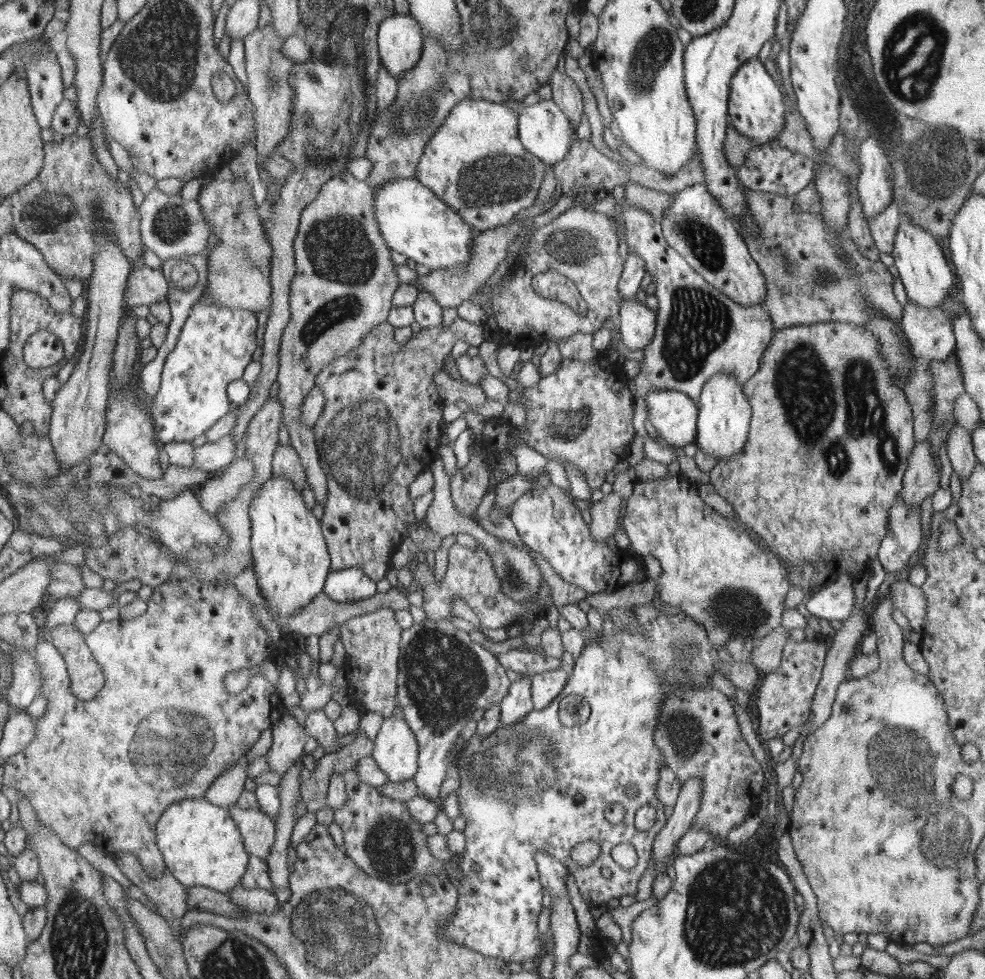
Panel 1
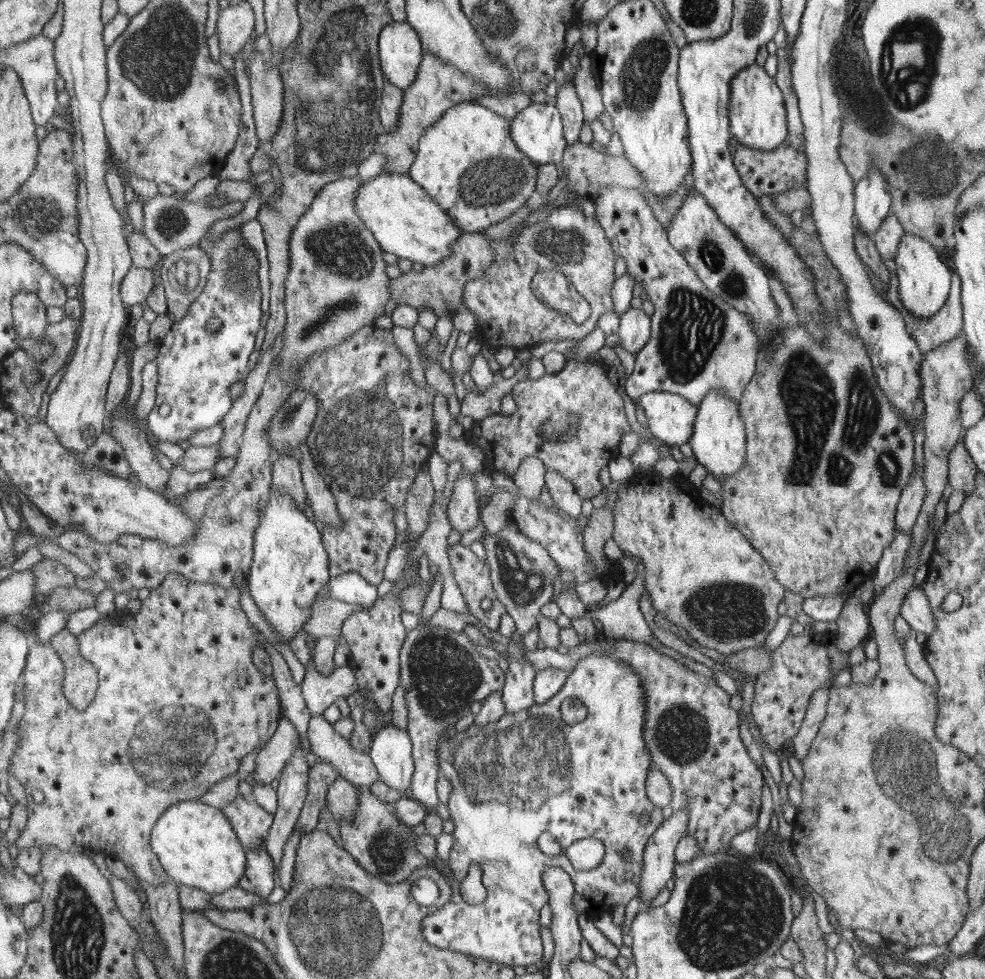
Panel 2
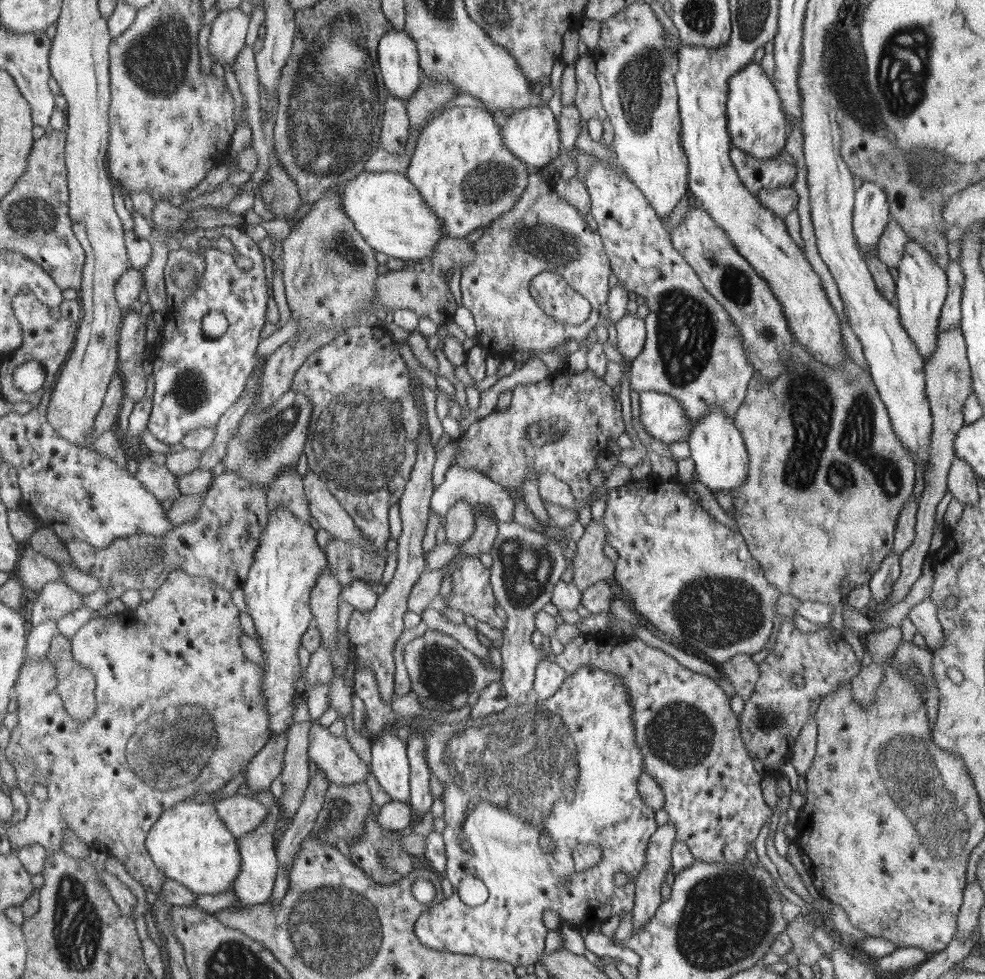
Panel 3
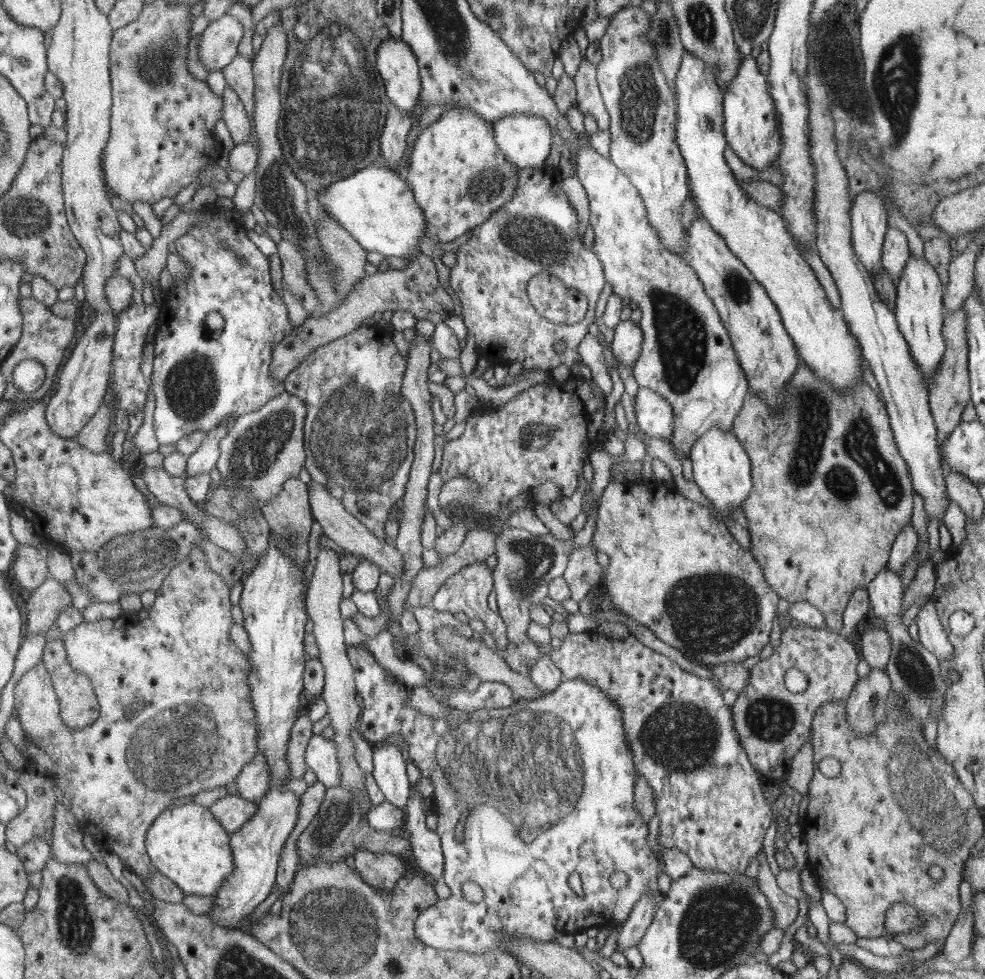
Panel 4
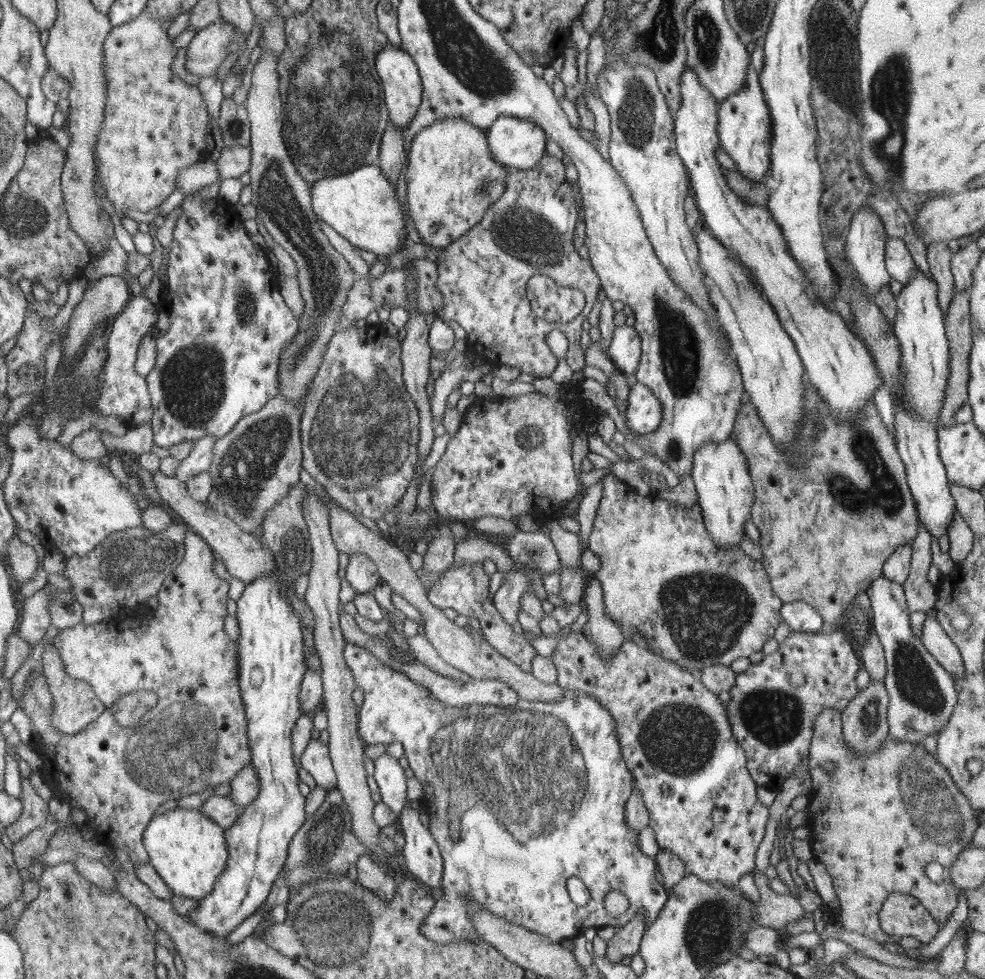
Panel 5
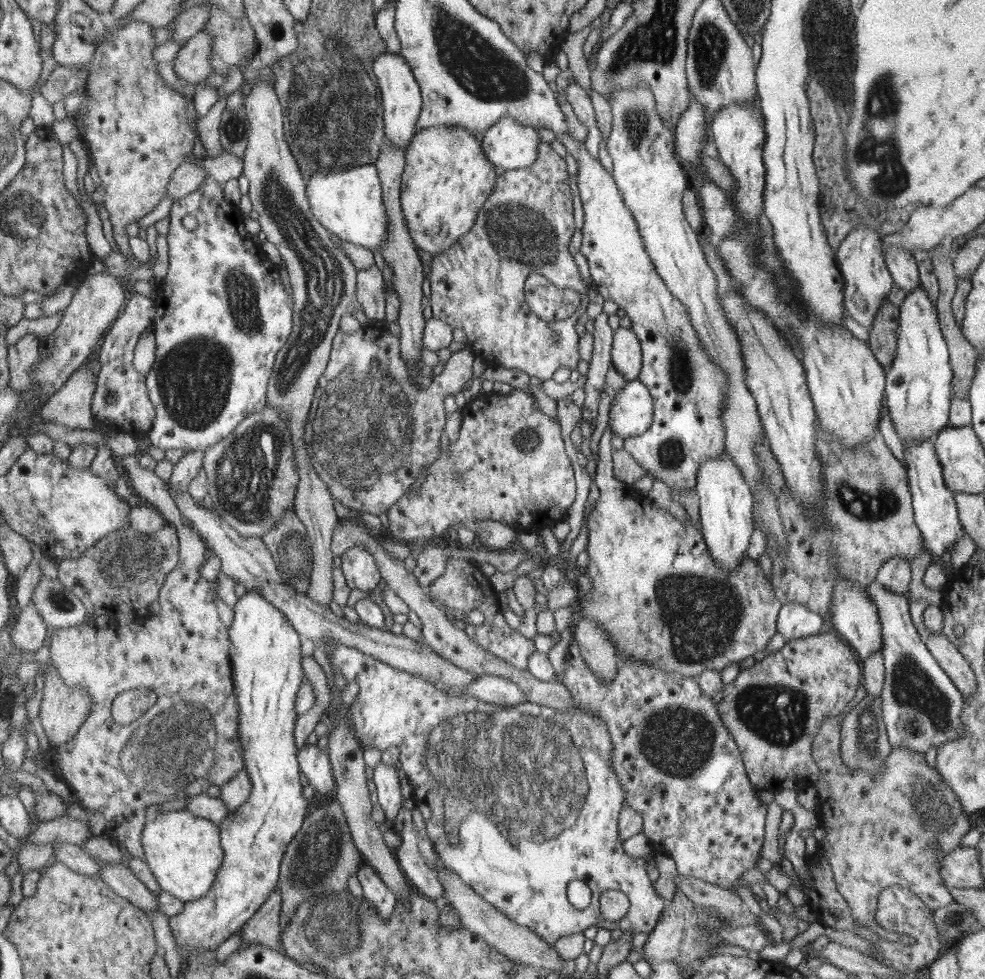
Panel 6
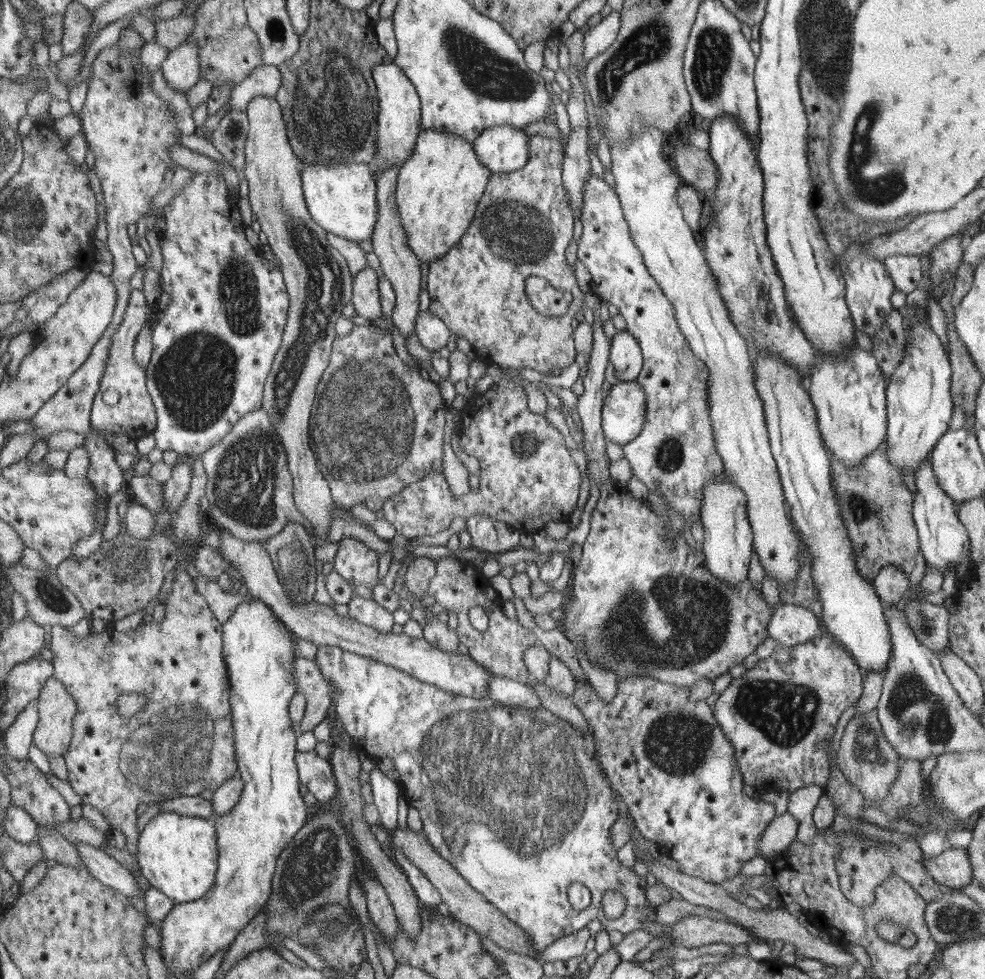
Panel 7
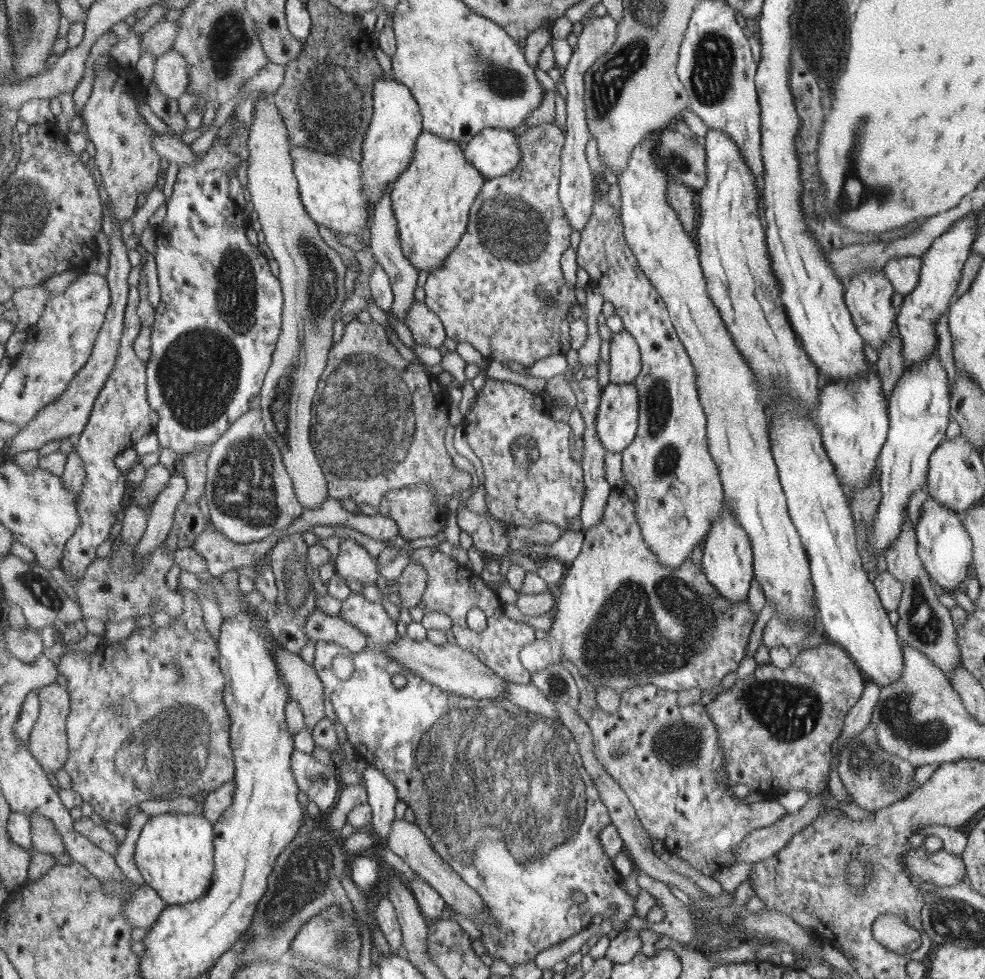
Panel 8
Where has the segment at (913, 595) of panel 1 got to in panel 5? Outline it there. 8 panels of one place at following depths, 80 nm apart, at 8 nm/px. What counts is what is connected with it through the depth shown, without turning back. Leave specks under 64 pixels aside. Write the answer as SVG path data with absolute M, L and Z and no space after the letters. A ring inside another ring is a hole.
M928 615L923 626L921 641L926 650L951 674L964 676L964 663L959 648L934 615Z

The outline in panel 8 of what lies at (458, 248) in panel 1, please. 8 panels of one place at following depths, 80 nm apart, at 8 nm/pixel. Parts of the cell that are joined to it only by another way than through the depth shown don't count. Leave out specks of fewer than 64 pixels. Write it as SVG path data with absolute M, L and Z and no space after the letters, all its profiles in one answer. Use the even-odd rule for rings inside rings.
M301 146L291 147L291 157L295 161L295 175L303 204L317 225L342 234L355 234L367 225L372 208L369 208L369 200L364 194L360 163L346 156L330 155Z

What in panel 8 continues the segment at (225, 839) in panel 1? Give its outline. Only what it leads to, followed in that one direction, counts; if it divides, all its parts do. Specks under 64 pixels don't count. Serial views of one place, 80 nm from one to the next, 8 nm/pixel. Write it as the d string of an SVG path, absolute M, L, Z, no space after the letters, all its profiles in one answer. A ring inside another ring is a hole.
M160 814L143 821L134 858L146 885L168 905L181 905L203 898L215 872L214 825L199 814Z

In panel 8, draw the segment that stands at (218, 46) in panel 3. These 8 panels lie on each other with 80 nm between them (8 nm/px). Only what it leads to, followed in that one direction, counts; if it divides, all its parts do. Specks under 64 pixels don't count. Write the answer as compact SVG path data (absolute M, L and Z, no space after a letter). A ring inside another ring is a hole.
M172 48L160 55L154 64L154 80L166 98L182 96L189 86L189 68L184 55Z

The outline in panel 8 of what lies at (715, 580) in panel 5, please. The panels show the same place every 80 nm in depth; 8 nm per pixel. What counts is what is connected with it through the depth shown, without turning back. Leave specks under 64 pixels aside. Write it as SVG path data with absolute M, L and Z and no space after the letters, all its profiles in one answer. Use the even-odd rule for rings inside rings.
M611 491L608 495L606 504L603 508L602 518L595 527L589 528L585 532L584 544L572 565L566 566L565 576L563 581L555 592L557 597L556 605L553 610L553 620L551 628L549 629L550 637L546 640L536 639L534 642L525 644L519 652L521 663L534 674L543 671L548 665L561 664L562 658L570 660L575 664L582 676L584 676L595 688L600 685L609 686L616 689L616 692L628 690L636 685L647 685L652 683L661 689L679 692L688 688L701 688L702 690L710 690L718 685L721 680L729 672L736 672L740 662L745 657L746 647L748 646L748 639L752 634L754 622L757 620L757 614L752 612L748 597L738 604L731 605L728 599L725 599L713 587L713 584L708 580L706 573L703 571L701 563L697 563L692 556L684 560L681 567L665 567L656 556L656 553L651 551L648 544L644 544L641 530L637 523L637 516L635 515L635 506L633 502L628 499L626 493Z

